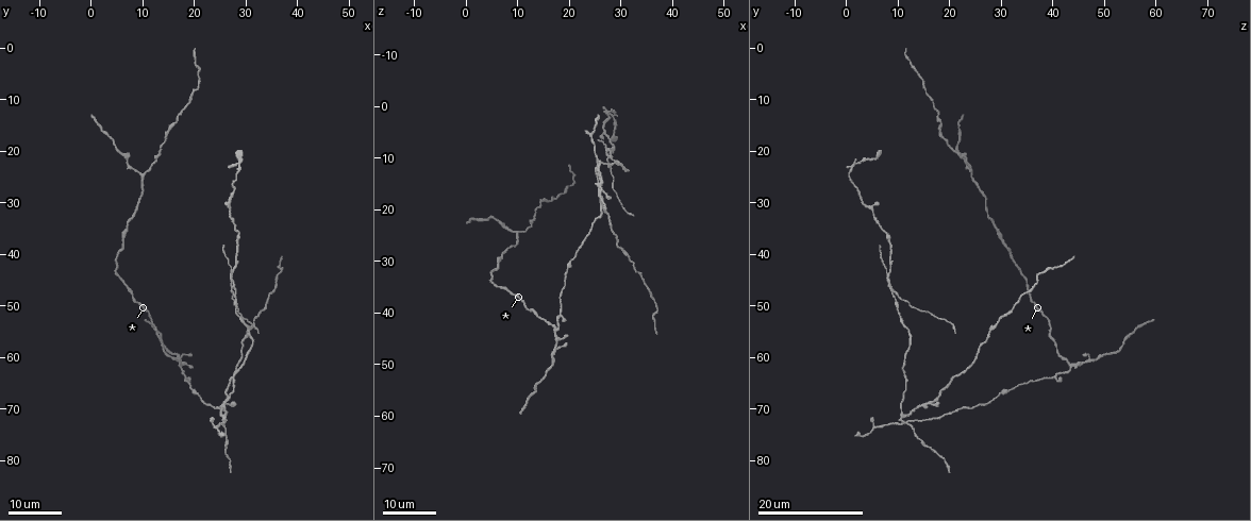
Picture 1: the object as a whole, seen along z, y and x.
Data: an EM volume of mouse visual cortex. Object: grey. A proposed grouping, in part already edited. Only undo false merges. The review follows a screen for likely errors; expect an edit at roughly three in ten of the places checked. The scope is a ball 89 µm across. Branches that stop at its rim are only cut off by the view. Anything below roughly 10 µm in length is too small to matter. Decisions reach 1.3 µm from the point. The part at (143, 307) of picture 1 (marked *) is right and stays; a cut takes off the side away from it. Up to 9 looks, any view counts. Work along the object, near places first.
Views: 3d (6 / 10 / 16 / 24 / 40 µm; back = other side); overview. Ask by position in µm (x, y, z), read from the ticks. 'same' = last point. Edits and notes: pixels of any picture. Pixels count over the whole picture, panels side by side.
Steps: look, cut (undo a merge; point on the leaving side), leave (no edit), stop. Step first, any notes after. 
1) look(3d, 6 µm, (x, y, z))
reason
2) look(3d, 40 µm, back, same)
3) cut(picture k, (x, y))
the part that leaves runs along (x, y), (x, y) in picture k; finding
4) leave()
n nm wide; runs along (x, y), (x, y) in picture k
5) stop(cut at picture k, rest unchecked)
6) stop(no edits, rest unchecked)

look(3d, 24 µm, (17.5, 61.5, 44.0))
arms part here

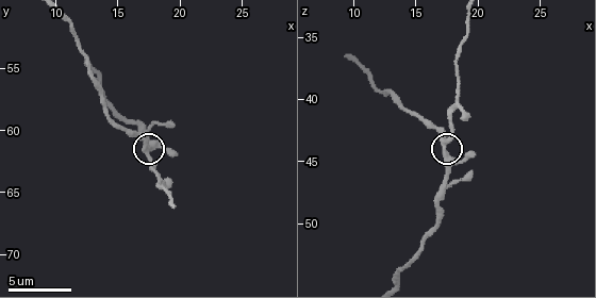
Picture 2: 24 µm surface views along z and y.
look(3d, 10 µm, (17.2, 61.4, 44.0))

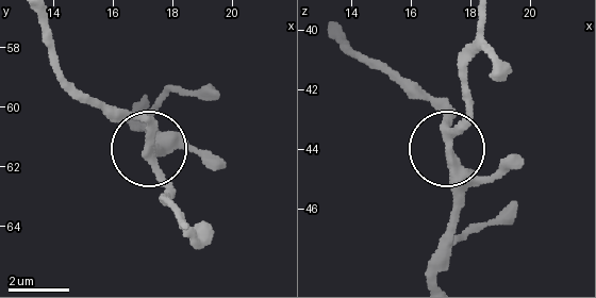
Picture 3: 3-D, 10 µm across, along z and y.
leave()
3 arms; runs along (334, 31), (446, 115), (457, 227) in picture 3; one neuron here

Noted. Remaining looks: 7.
look(3d, 16 µm, (21.0, 67.0, 30.0))
sudden change in width

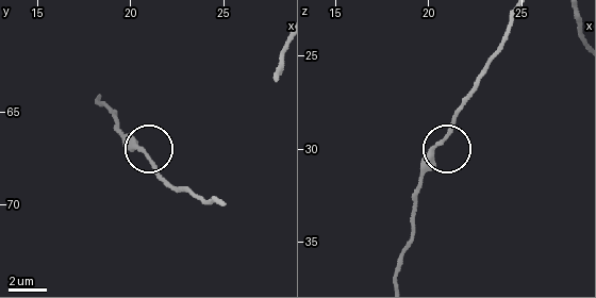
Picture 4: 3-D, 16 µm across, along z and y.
look(3d, 10 µm, (20.7, 67.0, 29.6))
zoom in

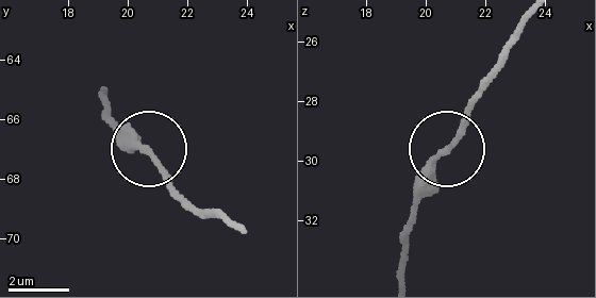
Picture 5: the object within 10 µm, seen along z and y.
leave()
230 nm wide; runs along (100, 89), (115, 128), (153, 159), (181, 201) in picture 5; all the same neuron

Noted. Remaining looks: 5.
look(3d, 16 µm, (26.0, 73.0, 11.0))

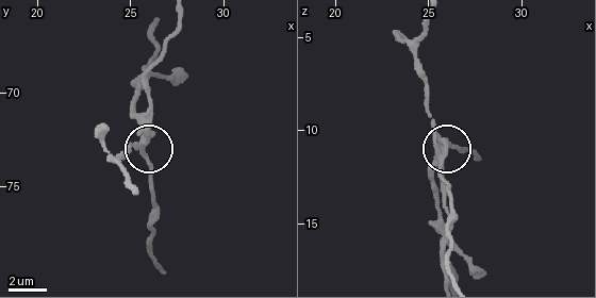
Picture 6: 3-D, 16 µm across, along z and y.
look(3d, 6 µm, (25.8, 72.6, 11.3))

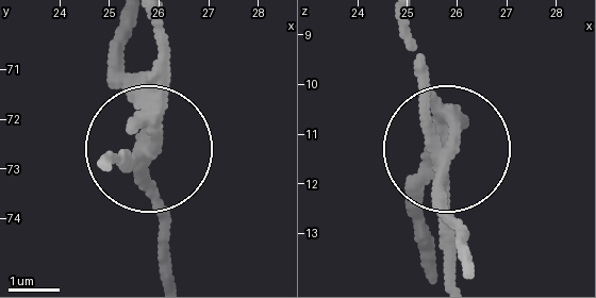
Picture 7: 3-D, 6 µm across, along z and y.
cut(picture 7, (148, 188))
4 arms; the part that leaves runs along (145, 149), (158, 27) in picture 7; two neurons meet here

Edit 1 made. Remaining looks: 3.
look(3d, 16 µm, (9.5, 24.5, 24.0))

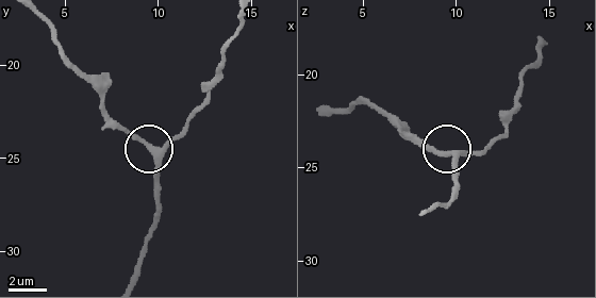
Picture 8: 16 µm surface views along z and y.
look(3d, 6 µm, (9.7, 24.5, 24.2))

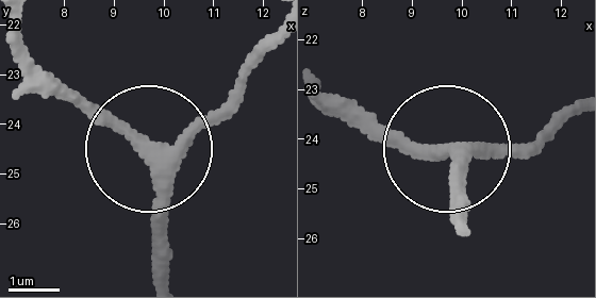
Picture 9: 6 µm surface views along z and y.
leave()
3 arms; runs along (156, 280), (148, 165), (59, 80) in picture 9; one neuron here

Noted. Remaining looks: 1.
stop(cut at picture 7, rest unchecked)

